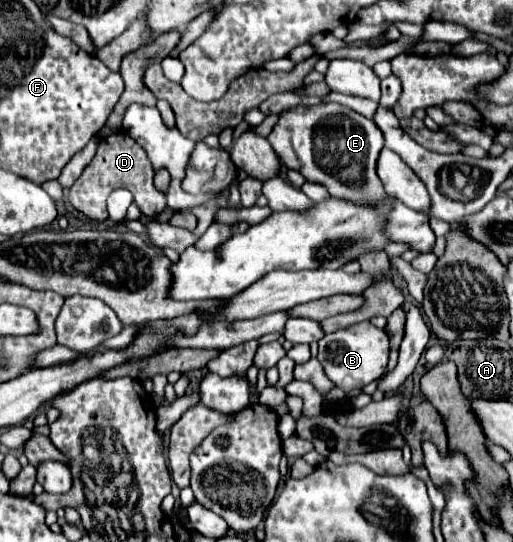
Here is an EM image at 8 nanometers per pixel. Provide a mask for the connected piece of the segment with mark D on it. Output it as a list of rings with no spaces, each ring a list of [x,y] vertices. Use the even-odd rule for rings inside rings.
[[[124,132],[110,134],[98,144],[94,160],[88,164],[88,168],[82,172],[82,176],[70,188],[68,202],[74,210],[82,212],[88,218],[106,220],[108,218],[106,198],[116,188],[126,188],[132,192],[134,202],[136,202],[138,210],[142,212],[142,216],[156,218],[166,210],[166,196],[160,190],[156,190],[156,186],[154,186],[154,170],[152,170],[152,164],[148,160],[144,148]]]

